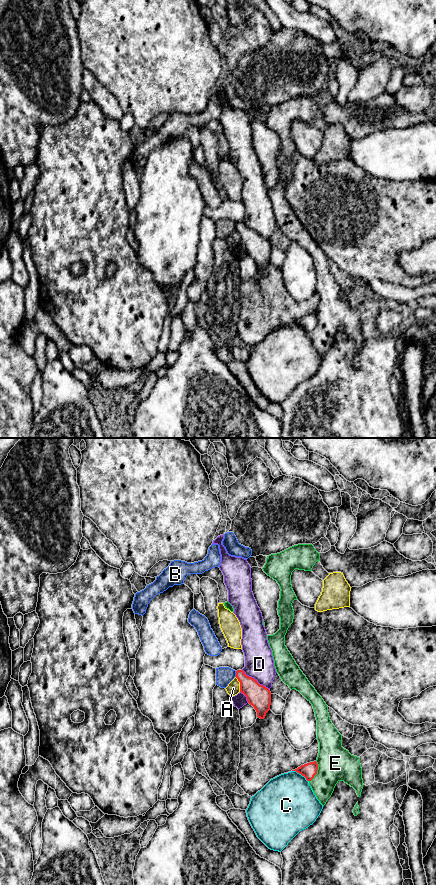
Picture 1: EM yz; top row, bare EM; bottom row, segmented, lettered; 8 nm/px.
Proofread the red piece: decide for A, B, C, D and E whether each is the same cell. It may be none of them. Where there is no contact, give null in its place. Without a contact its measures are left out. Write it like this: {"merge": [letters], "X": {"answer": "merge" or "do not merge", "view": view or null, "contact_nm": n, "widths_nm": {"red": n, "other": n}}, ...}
{"merge": [], "A": {"answer": "do not merge", "view": "yz", "contact_nm": 130, "widths_nm": {"red": 180, "other": 110}}, "B": {"answer": "do not merge", "view": "yz", "contact_nm": 50, "widths_nm": {"red": 180, "other": 140}}, "C": {"answer": "do not merge", "view": "yz", "contact_nm": 160, "widths_nm": {"red": 120, "other": 440}}, "D": {"answer": "do not merge", "view": "yz", "contact_nm": 280, "widths_nm": {"red": 180, "other": 240}}, "E": {"answer": "do not merge", "view": "yz", "contact_nm": 180, "widths_nm": {"red": 120, "other": 280}}}

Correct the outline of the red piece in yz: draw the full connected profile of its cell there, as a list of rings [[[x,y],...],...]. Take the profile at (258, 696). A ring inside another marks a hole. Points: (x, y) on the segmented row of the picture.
[[[237,670],[235,677],[240,682],[240,692],[247,697],[248,703],[254,707],[257,717],[264,719],[270,710],[270,690],[260,685],[254,678],[247,676],[243,670]]]

